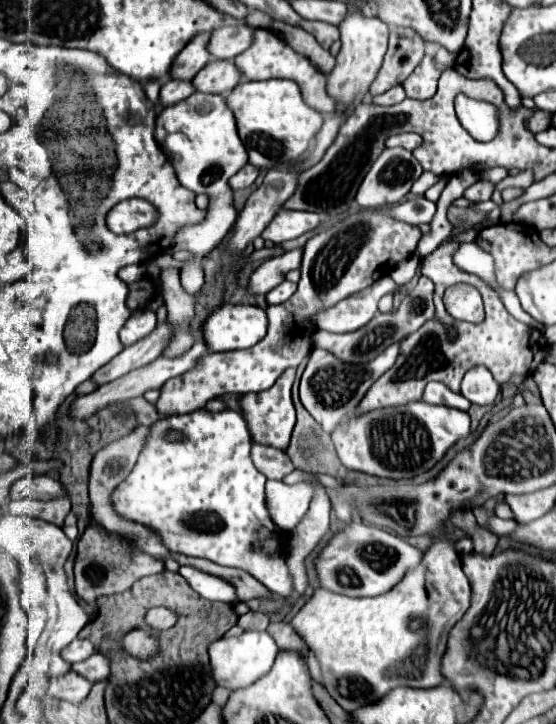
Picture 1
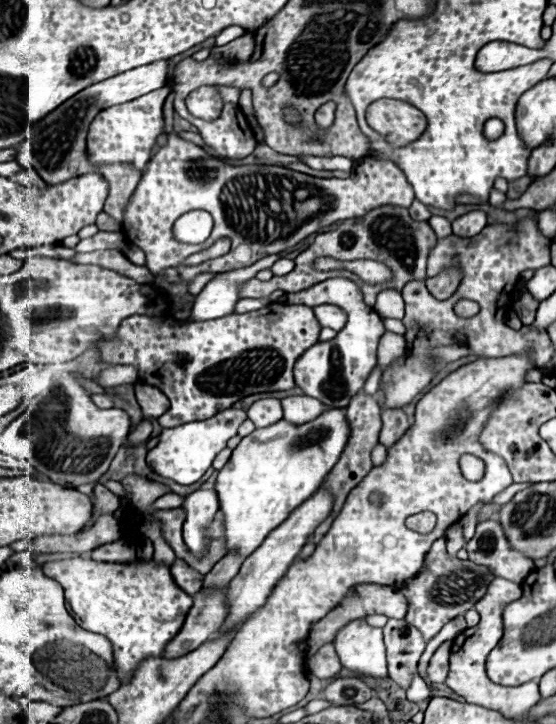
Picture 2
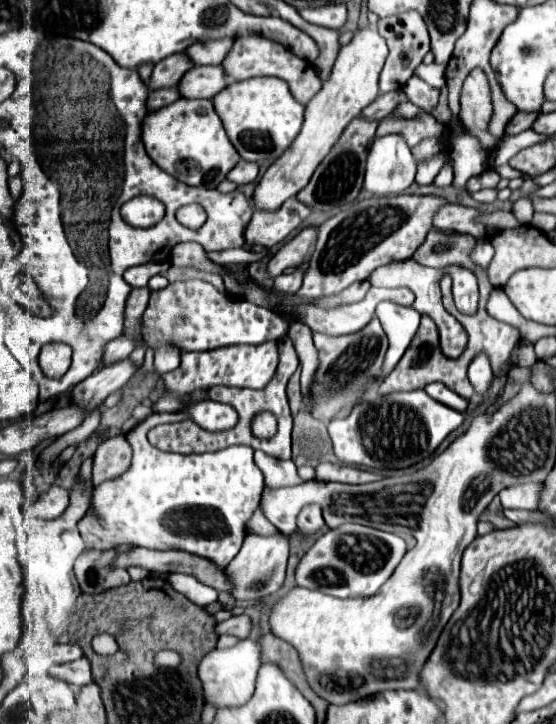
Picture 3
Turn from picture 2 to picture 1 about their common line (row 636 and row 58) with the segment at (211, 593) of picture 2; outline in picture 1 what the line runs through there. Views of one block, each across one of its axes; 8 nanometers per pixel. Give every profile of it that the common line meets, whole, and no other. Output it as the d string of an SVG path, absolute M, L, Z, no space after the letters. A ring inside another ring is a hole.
M202 32L194 37L194 40L174 58L174 64L170 66L170 78L190 80L198 74L198 70L204 68L204 64L212 58L207 51L210 36L210 33Z

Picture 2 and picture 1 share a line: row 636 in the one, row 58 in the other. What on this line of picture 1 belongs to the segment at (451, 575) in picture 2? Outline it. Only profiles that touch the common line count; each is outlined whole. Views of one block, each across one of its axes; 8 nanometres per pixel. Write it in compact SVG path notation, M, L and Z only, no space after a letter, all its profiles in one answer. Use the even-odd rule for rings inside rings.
M426 54L424 60L420 62L420 66L416 66L414 74L410 74L406 78L406 82L402 84L406 96L414 98L414 100L432 98L436 94L436 84L438 84L440 74L442 74L442 70L436 66L432 54Z

